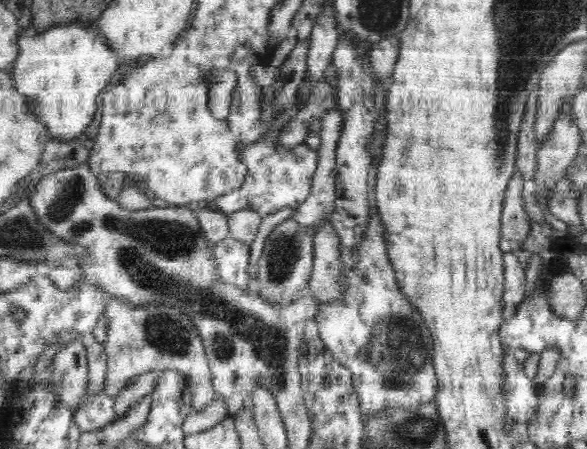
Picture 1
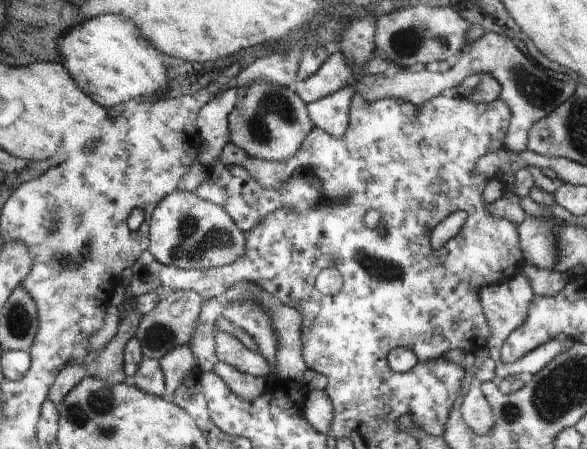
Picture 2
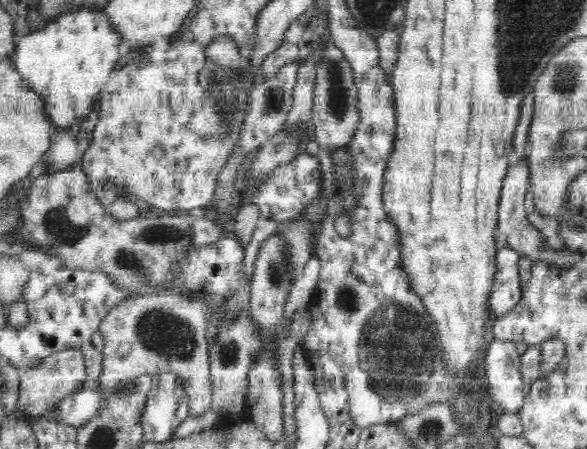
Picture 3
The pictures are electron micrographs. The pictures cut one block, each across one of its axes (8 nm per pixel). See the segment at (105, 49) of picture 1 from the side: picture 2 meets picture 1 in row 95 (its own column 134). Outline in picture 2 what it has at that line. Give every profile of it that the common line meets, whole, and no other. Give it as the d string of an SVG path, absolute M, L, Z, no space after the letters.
M112 13L91 18L85 17L81 23L66 31L59 38L58 47L64 68L82 92L101 107L112 108L128 101L134 101L134 98L150 98L155 94L161 94L168 88L169 67L162 62L163 52L160 52L146 36L142 36L134 20L128 20L128 18Z

